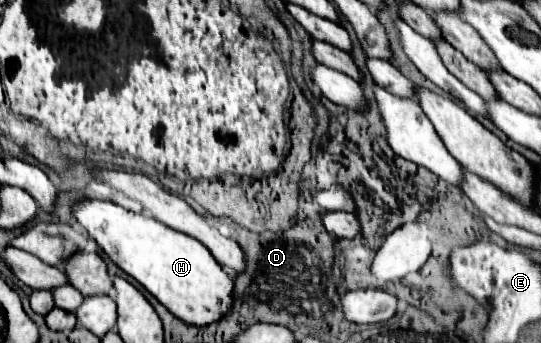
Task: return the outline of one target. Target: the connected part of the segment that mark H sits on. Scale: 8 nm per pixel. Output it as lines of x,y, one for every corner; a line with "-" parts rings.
80,200
72,204
74,220
128,276
138,280
156,300
186,324
206,326
230,310
234,282
198,240
176,232
162,222
126,210
106,200

